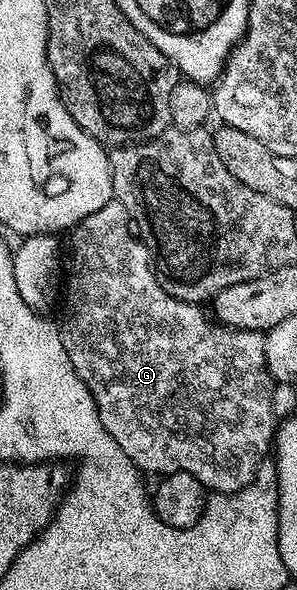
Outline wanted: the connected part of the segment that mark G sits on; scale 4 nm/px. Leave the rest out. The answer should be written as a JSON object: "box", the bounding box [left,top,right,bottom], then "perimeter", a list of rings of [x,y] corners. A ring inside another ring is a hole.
{"box":[59,202,278,495],"perimeter":[[[118,202],[107,203],[98,209],[98,213],[90,213],[82,222],[71,228],[72,235],[72,264],[67,264],[68,284],[62,287],[62,303],[64,299],[64,323],[59,324],[60,336],[64,342],[66,353],[78,373],[78,377],[90,389],[96,402],[98,417],[110,433],[114,441],[118,441],[118,449],[130,457],[130,461],[139,467],[141,472],[153,471],[156,477],[163,477],[175,471],[185,471],[194,477],[209,492],[218,495],[229,495],[235,491],[246,489],[256,480],[256,474],[261,465],[269,458],[274,447],[274,436],[278,426],[276,407],[272,404],[274,380],[266,365],[266,349],[264,335],[258,331],[243,331],[233,327],[225,327],[217,323],[215,318],[201,304],[187,303],[176,299],[159,281],[157,272],[152,271],[153,256],[147,247],[140,242],[130,226],[124,213],[124,206]]]}

